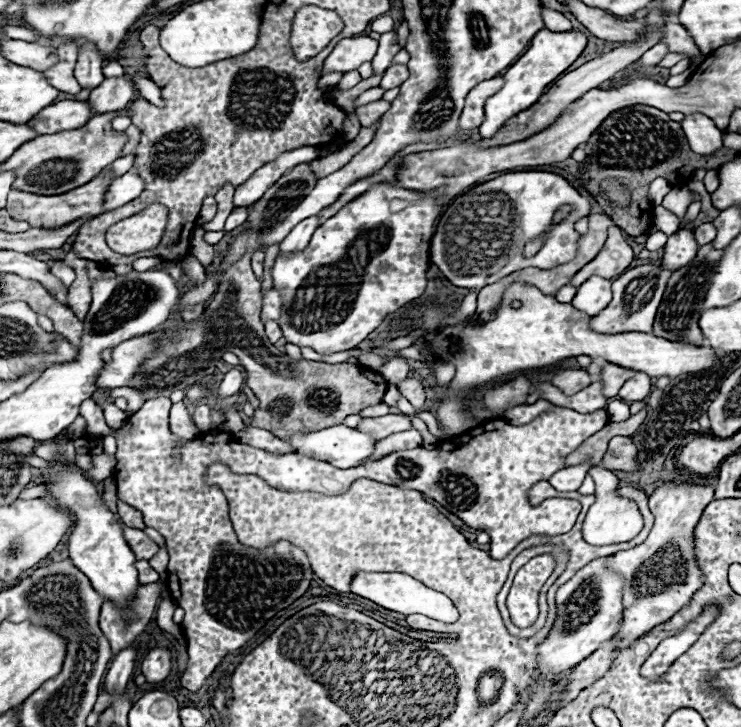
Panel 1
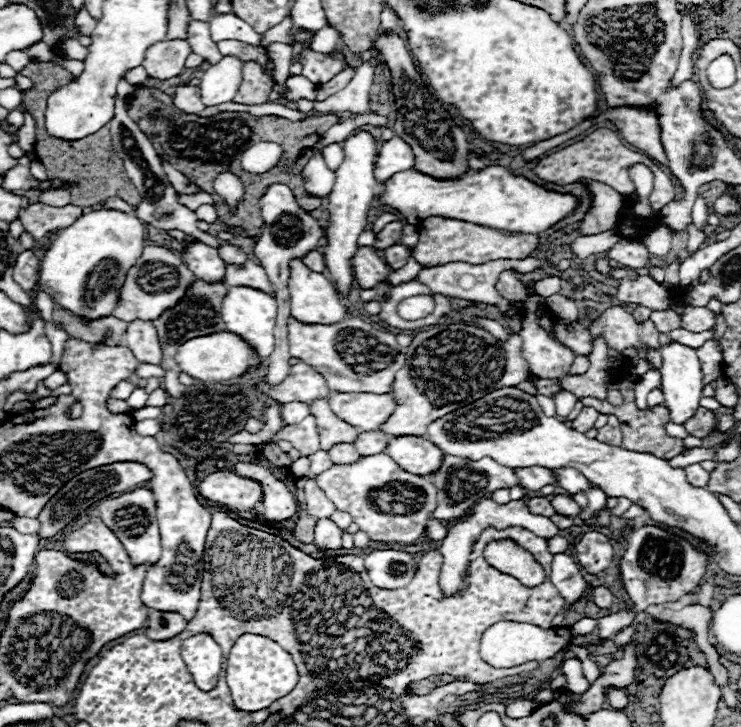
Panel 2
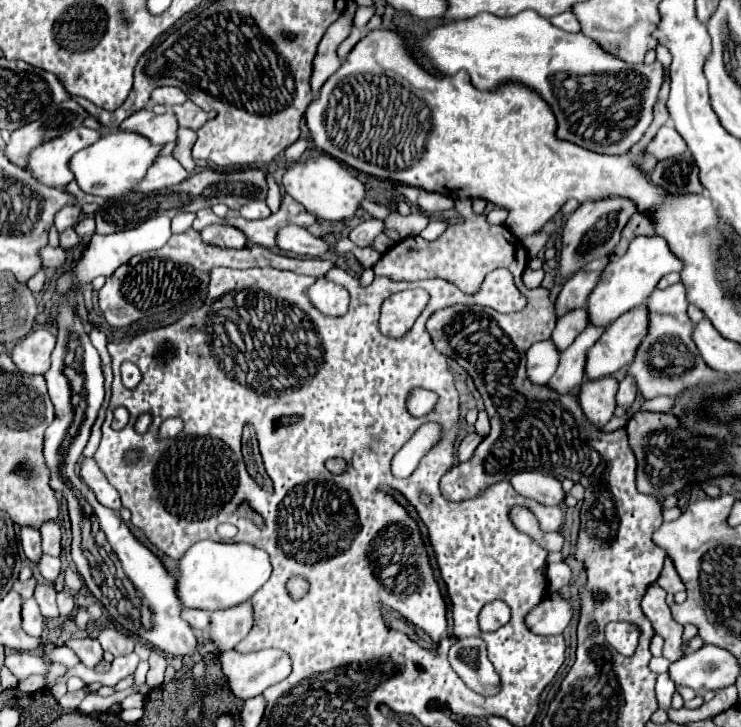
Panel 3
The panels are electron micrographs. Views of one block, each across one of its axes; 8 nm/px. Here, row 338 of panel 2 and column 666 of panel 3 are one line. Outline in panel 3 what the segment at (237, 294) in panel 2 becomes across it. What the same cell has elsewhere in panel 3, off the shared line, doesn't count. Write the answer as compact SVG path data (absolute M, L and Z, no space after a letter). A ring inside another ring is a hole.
M638 236L638 238L634 238L622 258L610 258L610 262L606 264L606 268L600 274L596 288L588 296L586 310L588 310L590 324L606 328L624 312L644 304L644 300L656 288L658 280L670 272L680 272L682 266L684 264L670 252L668 244L660 236L652 236L652 238Z

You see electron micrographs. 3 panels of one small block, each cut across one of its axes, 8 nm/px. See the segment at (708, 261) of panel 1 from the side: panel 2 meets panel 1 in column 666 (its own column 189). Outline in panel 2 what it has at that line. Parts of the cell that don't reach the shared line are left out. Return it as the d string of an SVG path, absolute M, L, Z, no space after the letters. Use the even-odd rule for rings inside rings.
M194 278L194 282L190 284L188 292L184 294L184 300L180 300L180 304L168 308L166 312L162 312L154 320L156 330L158 330L158 338L160 338L160 346L162 346L162 364L160 366L166 372L166 376L164 376L164 390L170 396L174 396L174 398L184 396L184 386L178 382L180 368L174 366L174 354L176 354L178 346L184 344L186 340L194 338L194 336L226 330L226 326L224 326L224 322L220 318L220 306L222 306L222 300L224 300L226 292L228 292L228 286L222 284L222 282L204 282L200 278Z

